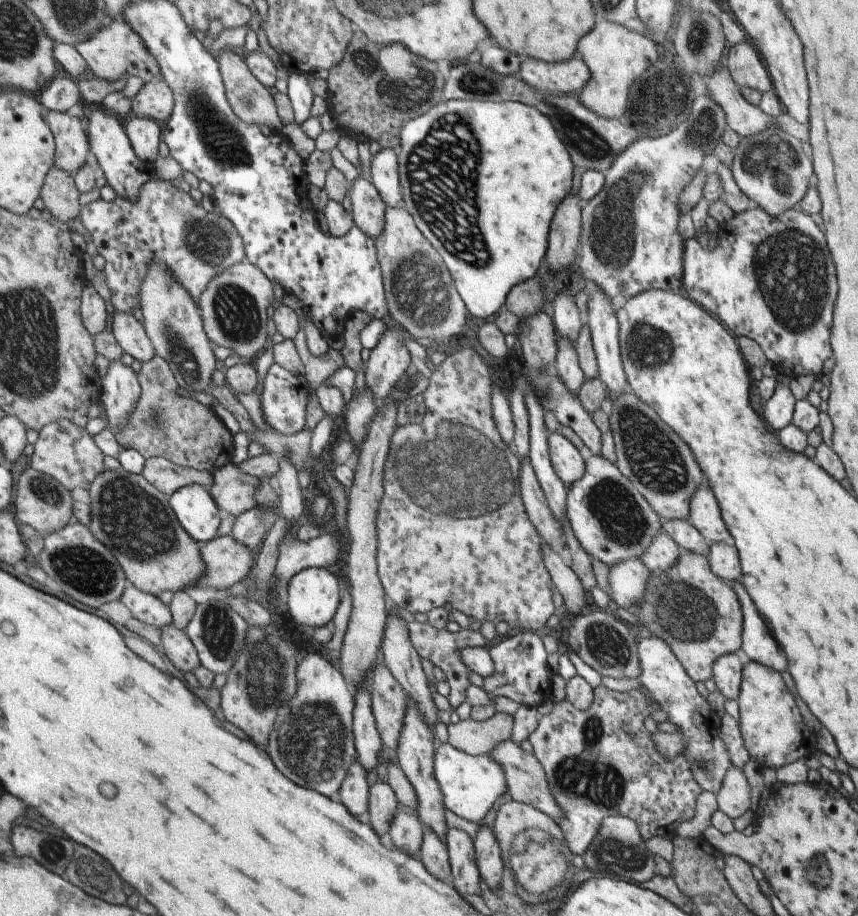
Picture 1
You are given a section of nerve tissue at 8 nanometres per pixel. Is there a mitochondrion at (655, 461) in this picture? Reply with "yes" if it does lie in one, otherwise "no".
yes

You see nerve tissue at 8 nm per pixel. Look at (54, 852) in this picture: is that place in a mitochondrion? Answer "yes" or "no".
yes

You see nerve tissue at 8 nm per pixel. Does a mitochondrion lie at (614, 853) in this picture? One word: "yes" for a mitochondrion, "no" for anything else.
yes

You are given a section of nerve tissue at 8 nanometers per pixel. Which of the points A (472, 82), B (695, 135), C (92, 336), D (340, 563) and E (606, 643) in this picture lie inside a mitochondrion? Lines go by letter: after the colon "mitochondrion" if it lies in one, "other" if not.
A: mitochondrion
B: mitochondrion
C: other
D: other
E: mitochondrion

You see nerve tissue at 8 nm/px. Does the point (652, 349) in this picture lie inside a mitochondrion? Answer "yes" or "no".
yes

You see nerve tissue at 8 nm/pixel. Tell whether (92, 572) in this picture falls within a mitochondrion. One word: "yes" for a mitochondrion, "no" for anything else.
yes

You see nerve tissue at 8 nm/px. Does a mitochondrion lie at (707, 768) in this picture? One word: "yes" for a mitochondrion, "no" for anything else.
yes

